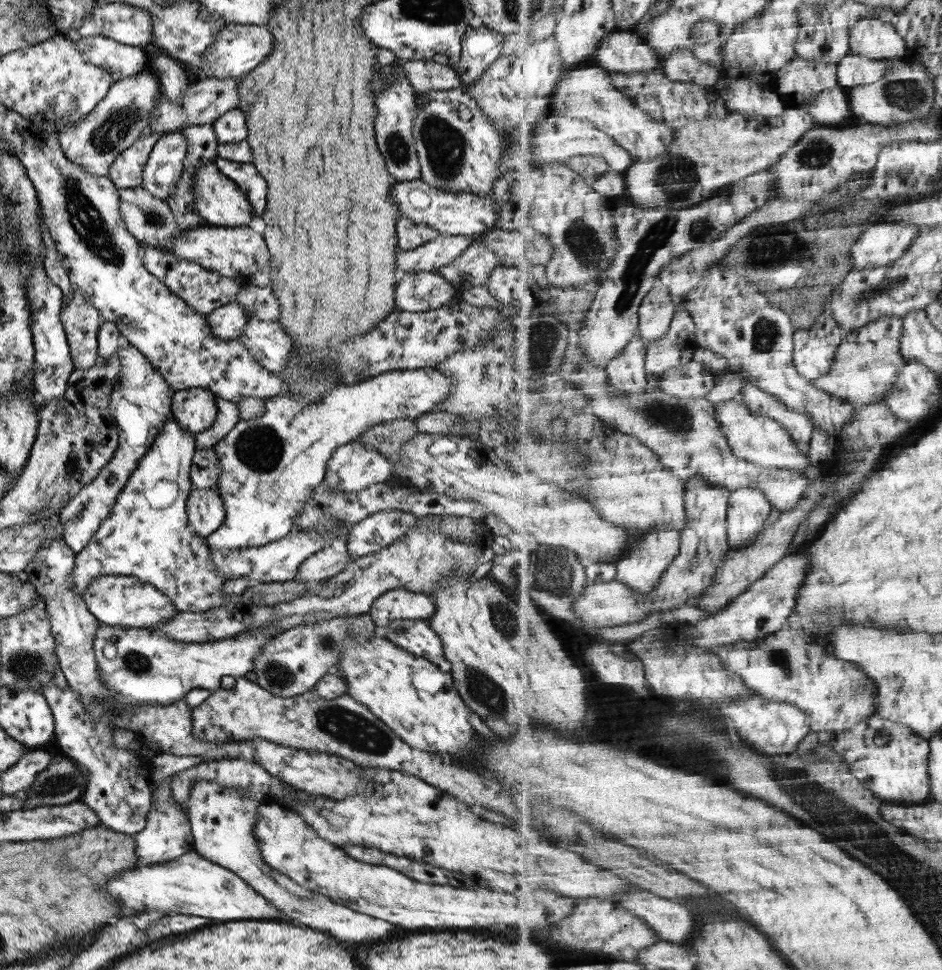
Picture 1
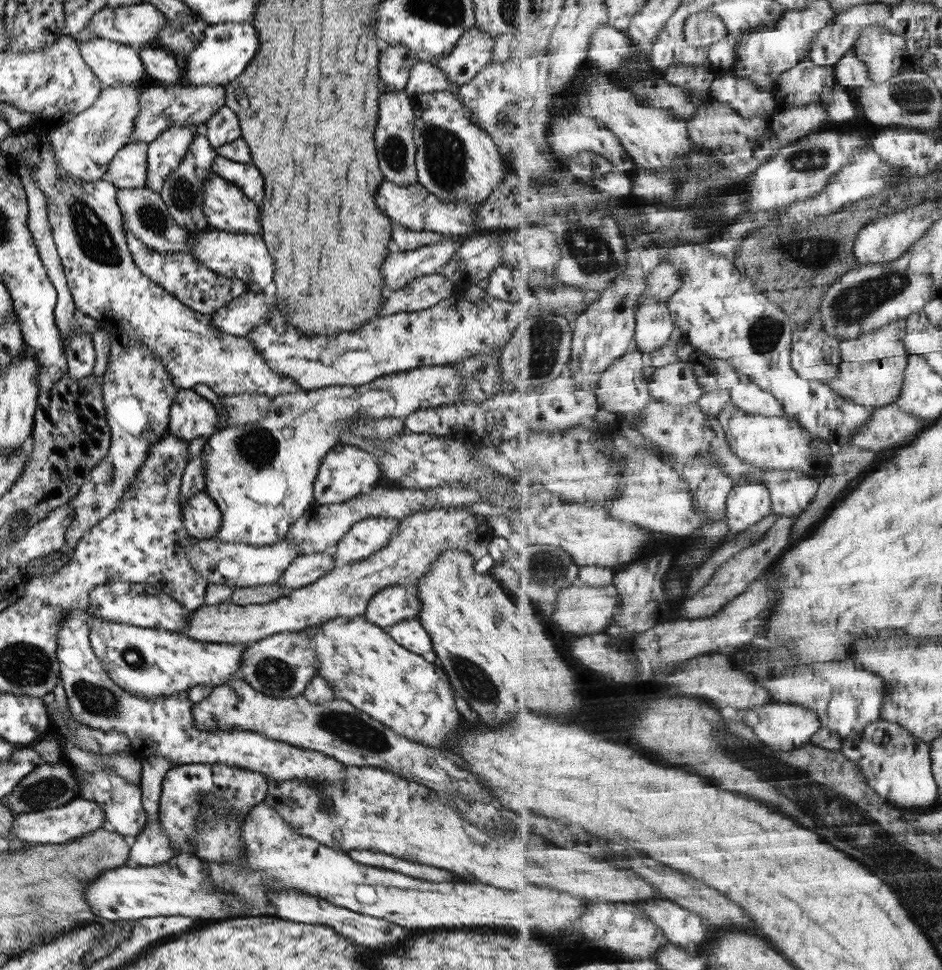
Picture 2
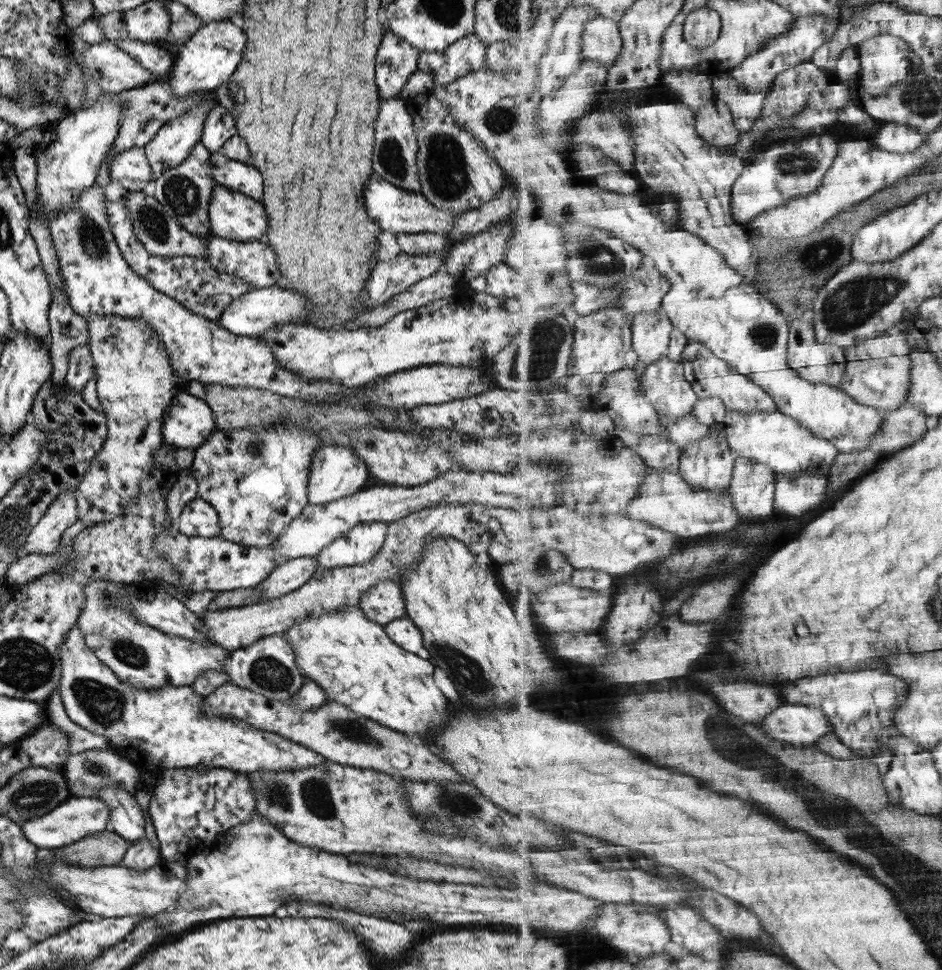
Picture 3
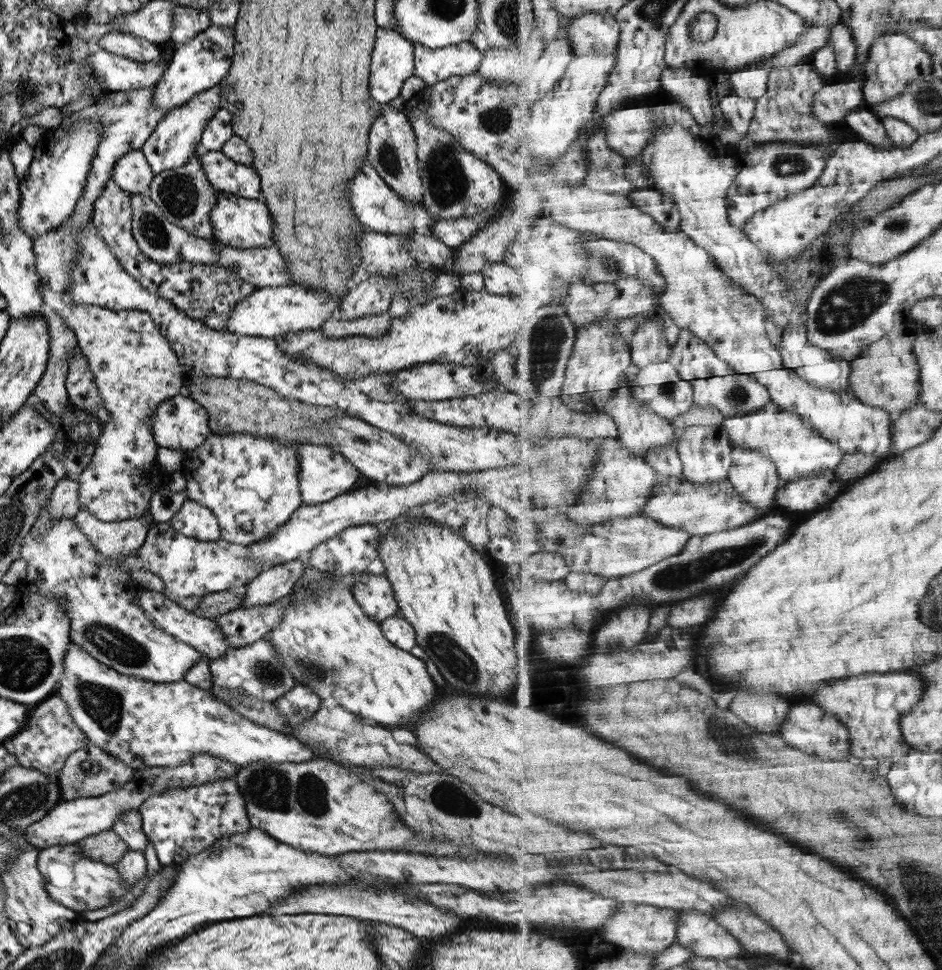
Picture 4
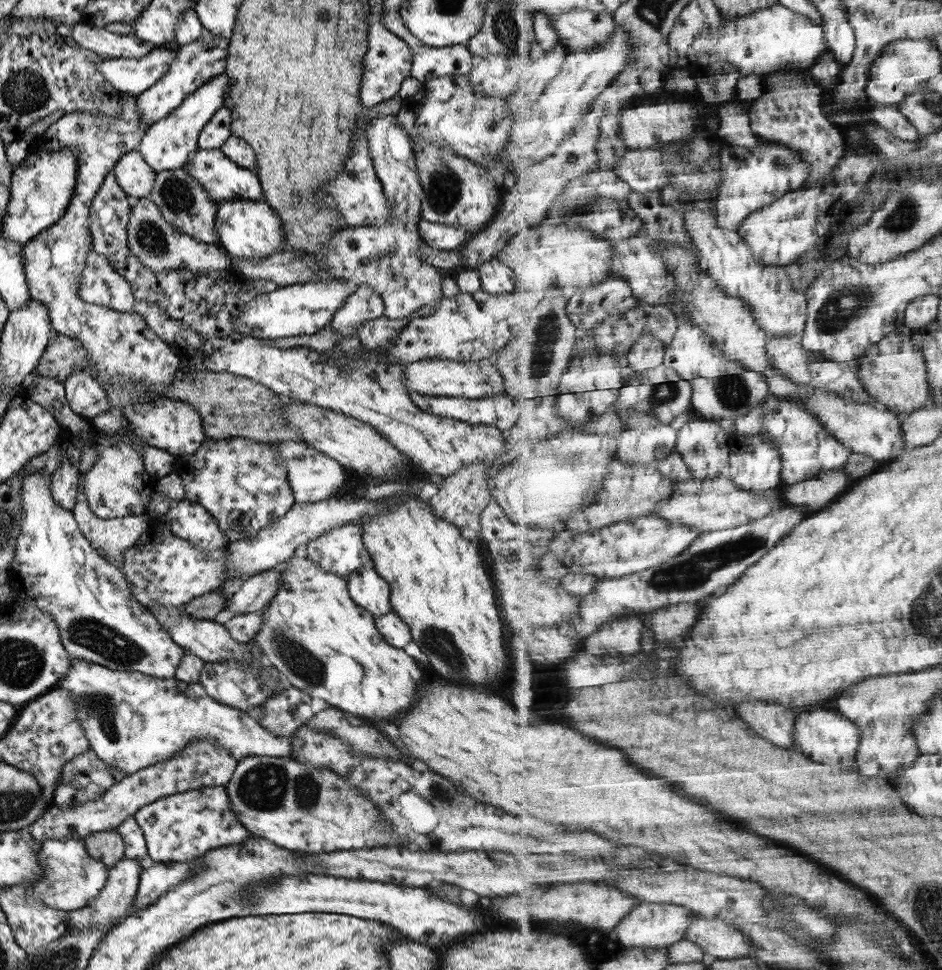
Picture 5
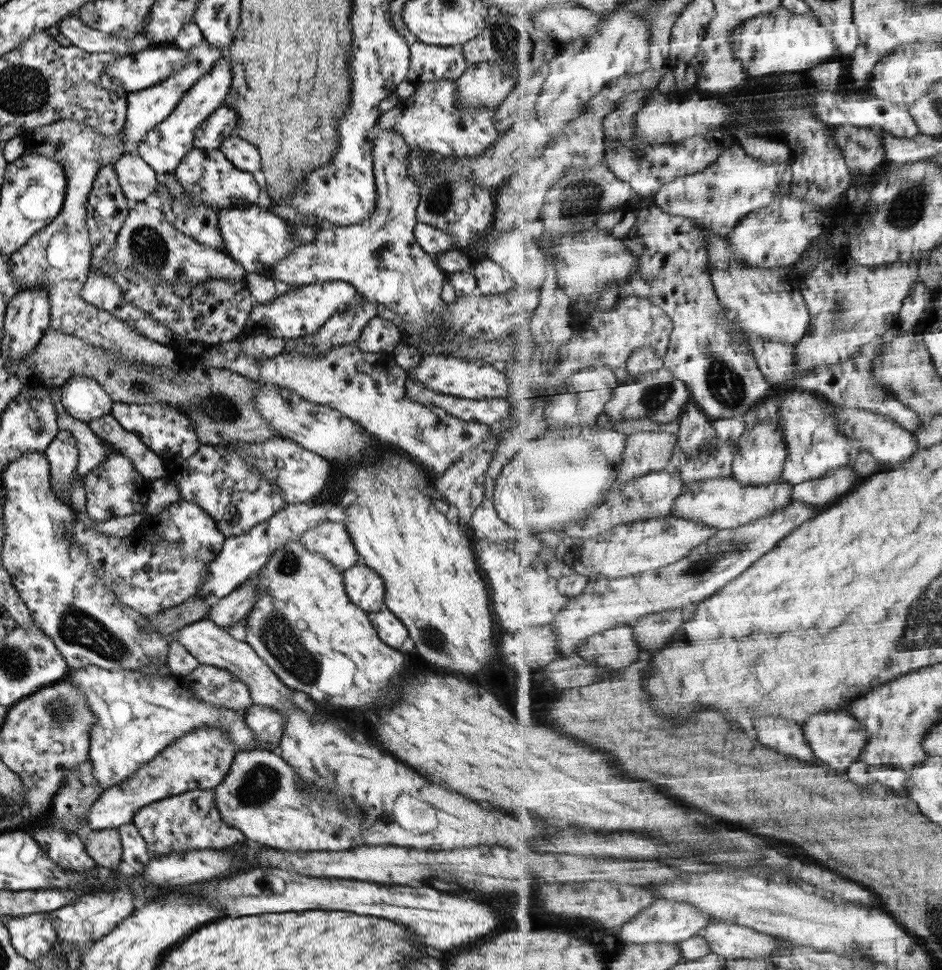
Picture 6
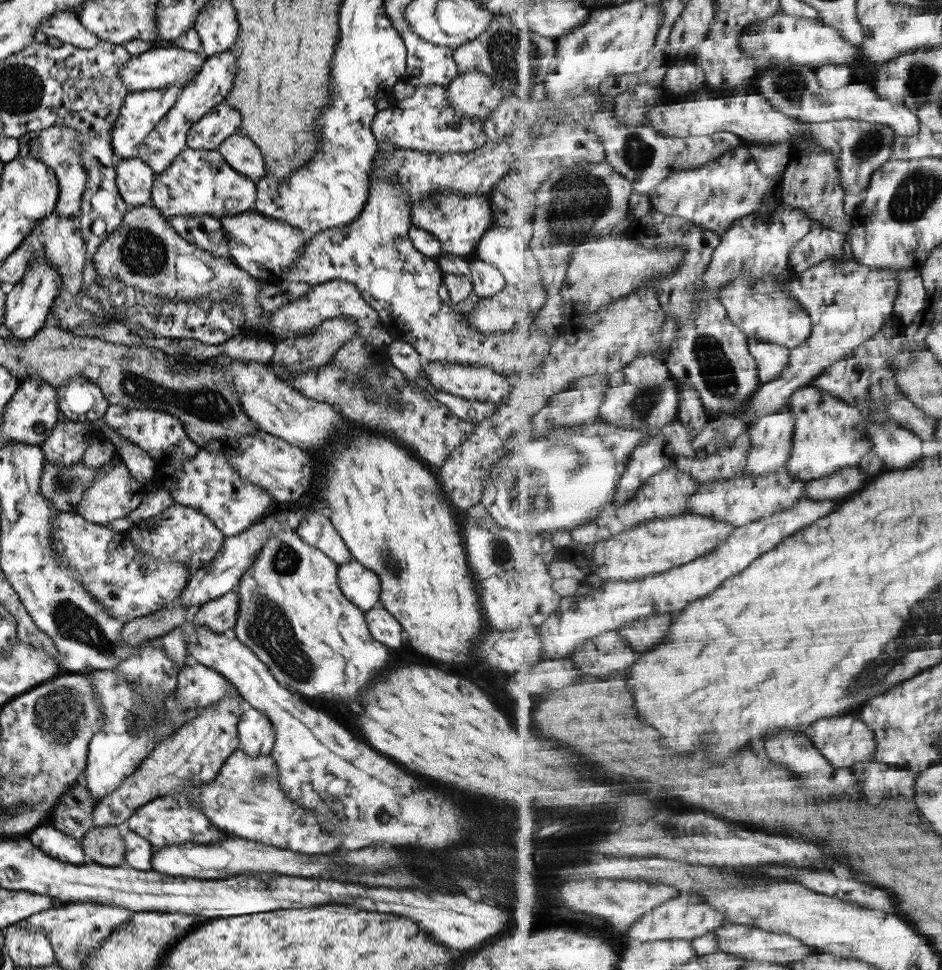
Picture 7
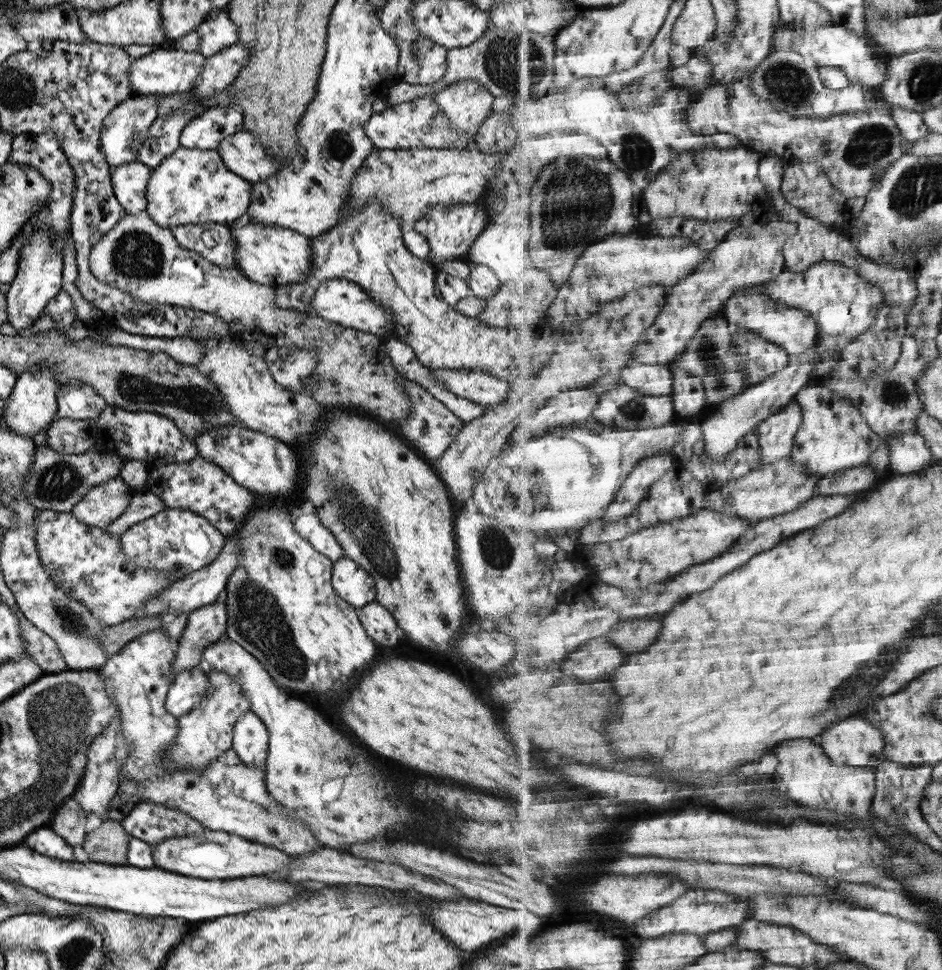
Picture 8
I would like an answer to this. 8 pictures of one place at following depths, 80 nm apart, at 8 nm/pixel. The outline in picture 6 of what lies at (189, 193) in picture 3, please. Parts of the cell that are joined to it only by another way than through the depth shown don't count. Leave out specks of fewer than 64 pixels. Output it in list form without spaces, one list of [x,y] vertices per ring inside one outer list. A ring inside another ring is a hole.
[[[159,173],[156,174],[156,178],[156,189],[153,194],[160,202],[159,210],[163,213],[166,221],[175,228],[175,230],[192,238],[195,242],[209,248],[217,249],[218,251],[223,251],[224,242],[221,238],[218,227],[218,216],[215,209],[208,208],[208,206],[203,206],[202,204],[192,204],[192,202],[188,200],[188,196],[186,192],[184,192],[183,187],[175,180],[172,173]]]

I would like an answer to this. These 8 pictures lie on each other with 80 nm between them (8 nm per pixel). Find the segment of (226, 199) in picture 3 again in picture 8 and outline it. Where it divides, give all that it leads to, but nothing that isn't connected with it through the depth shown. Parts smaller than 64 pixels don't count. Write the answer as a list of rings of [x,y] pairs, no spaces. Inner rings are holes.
[[[248,222],[245,225],[237,228],[231,229],[229,225],[229,230],[232,232],[232,237],[235,239],[235,248],[236,248],[236,268],[249,280],[256,282],[261,285],[271,285],[272,287],[284,286],[293,283],[301,283],[306,280],[306,276],[308,276],[308,270],[310,269],[310,261],[312,258],[312,249],[310,246],[311,239],[295,232],[294,230],[289,230],[287,228],[279,228],[278,226],[261,226],[260,224],[255,224],[254,222]]]

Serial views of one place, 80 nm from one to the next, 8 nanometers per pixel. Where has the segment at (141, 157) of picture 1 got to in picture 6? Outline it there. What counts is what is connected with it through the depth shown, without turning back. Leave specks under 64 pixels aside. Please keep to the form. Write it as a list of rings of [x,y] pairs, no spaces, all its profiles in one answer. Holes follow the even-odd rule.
[[[125,152],[112,167],[126,200],[141,202],[156,189],[156,173],[136,152]]]

